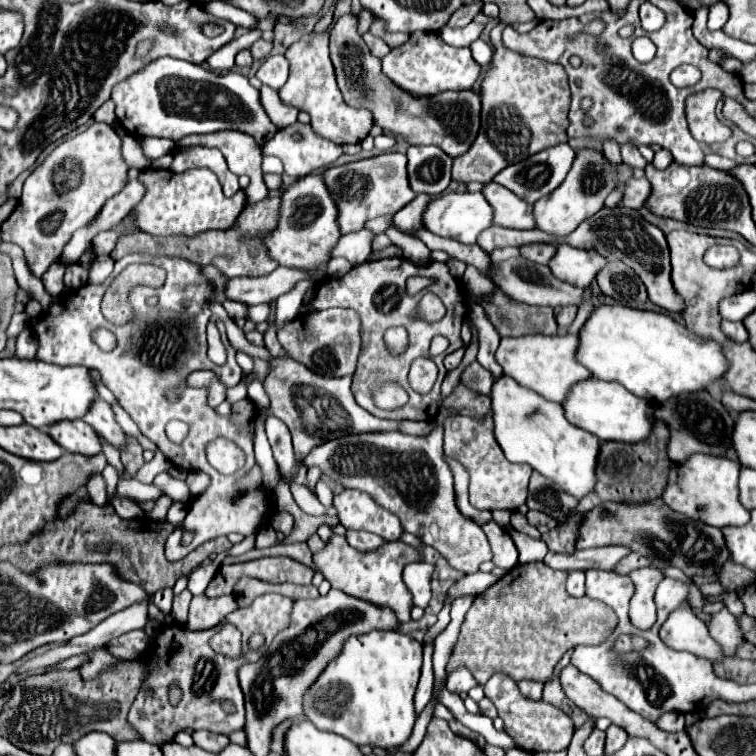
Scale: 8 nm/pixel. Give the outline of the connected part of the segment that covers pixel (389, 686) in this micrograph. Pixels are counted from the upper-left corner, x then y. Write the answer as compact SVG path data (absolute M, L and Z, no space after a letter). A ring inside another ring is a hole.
M367 632L363 636L351 636L347 644L343 644L339 656L323 670L323 676L307 688L307 696L303 696L303 712L305 718L311 720L319 730L335 732L353 744L369 744L379 748L401 746L413 730L415 724L415 708L413 696L419 682L423 664L423 646L407 634L401 632Z

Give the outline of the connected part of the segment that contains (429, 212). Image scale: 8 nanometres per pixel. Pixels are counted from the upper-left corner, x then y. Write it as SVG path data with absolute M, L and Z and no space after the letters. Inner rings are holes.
M451 192L451 194L441 194L429 200L425 212L423 212L423 228L441 236L441 238L451 238L463 244L475 244L479 232L483 228L489 228L493 224L493 210L489 202L481 196L481 192Z

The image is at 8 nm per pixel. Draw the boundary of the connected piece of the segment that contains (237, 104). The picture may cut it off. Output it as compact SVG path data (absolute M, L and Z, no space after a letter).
M157 58L149 62L139 72L131 74L127 80L121 80L111 94L111 100L115 102L115 114L123 128L127 128L137 138L169 138L173 142L181 140L189 134L209 134L219 130L237 130L243 134L249 134L255 138L257 146L263 148L265 142L275 136L279 130L267 116L265 108L259 100L259 90L249 84L249 78L239 72L227 72L227 74L215 74L203 66L179 60L179 58Z

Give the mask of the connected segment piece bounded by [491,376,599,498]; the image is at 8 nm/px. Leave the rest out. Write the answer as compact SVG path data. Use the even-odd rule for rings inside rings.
M501 376L491 388L491 412L495 440L509 462L529 464L575 498L583 498L593 490L597 480L595 460L599 454L599 440L593 434L567 424L561 404L549 402L537 392L519 386L513 378Z

